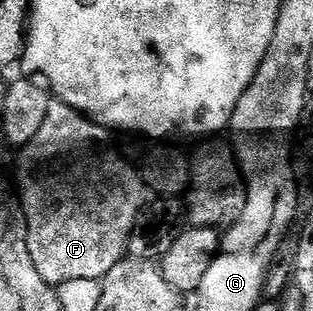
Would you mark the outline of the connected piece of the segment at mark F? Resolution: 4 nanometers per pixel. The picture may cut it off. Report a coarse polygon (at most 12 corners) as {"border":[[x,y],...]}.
{"border":[[53,102],[23,148],[43,282],[104,280],[146,207],[106,129]]}

